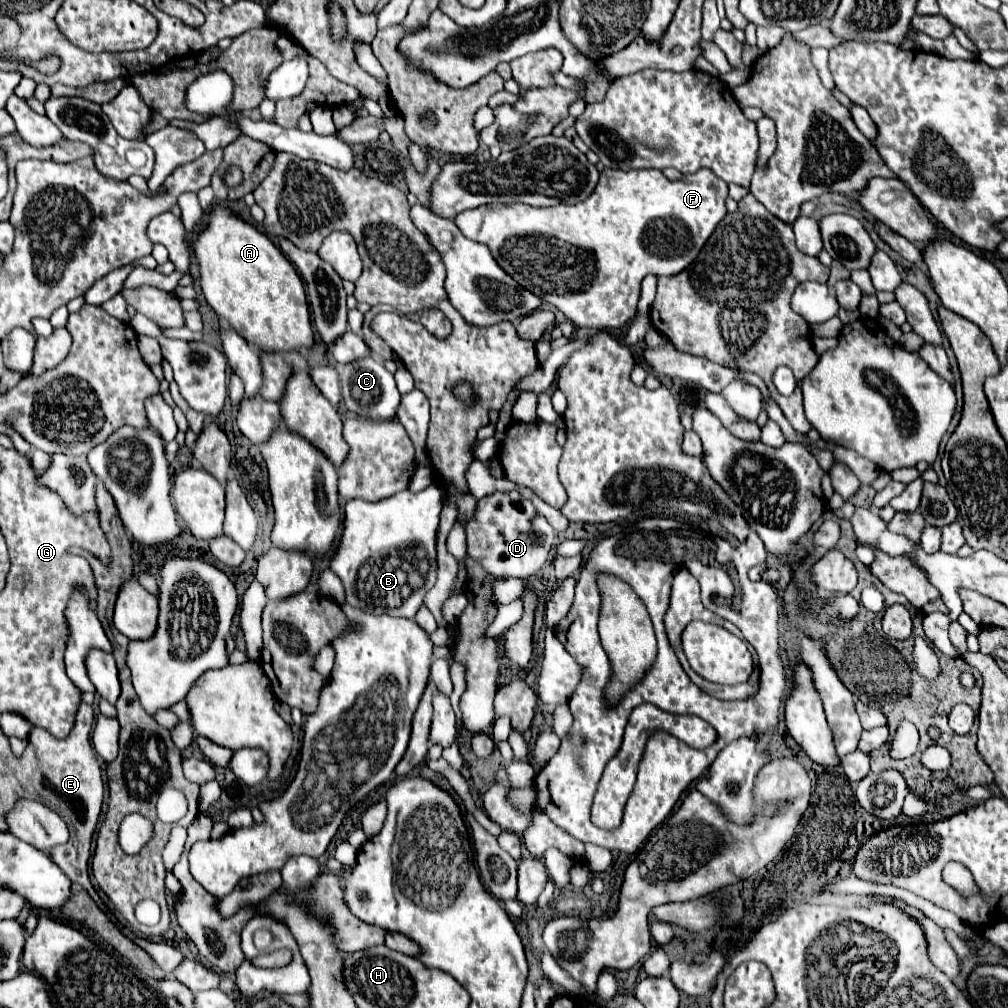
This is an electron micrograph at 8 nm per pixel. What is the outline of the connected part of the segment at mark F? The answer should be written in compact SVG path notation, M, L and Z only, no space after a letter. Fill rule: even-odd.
M603 169L601 183L597 183L589 199L575 205L529 207L525 203L513 205L483 205L463 211L453 221L461 233L473 241L485 243L497 265L511 275L521 287L533 291L541 301L563 311L579 327L605 329L623 327L633 319L641 295L641 281L647 275L665 277L683 271L699 255L717 223L725 217L727 183L703 169L695 175L683 175L679 181L669 181L657 169L617 171ZM549 237L567 241L577 249L551 249L545 245Z

